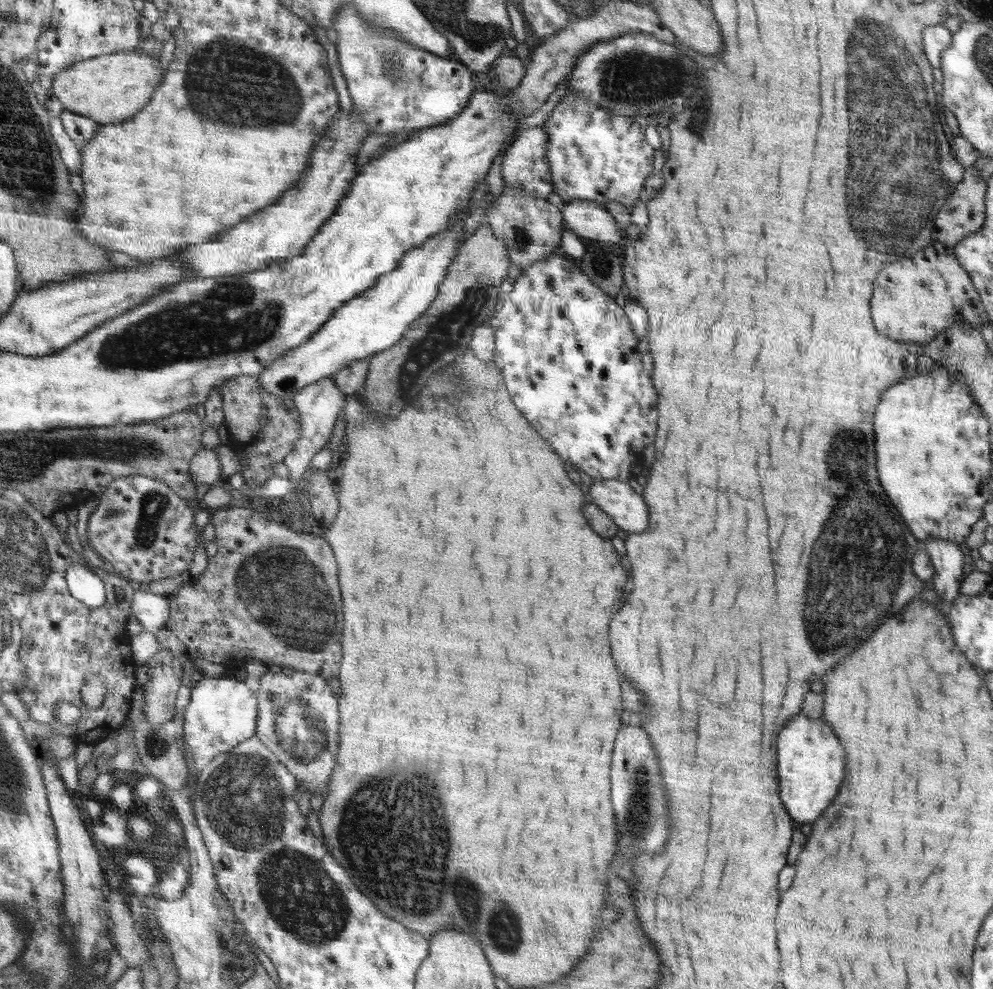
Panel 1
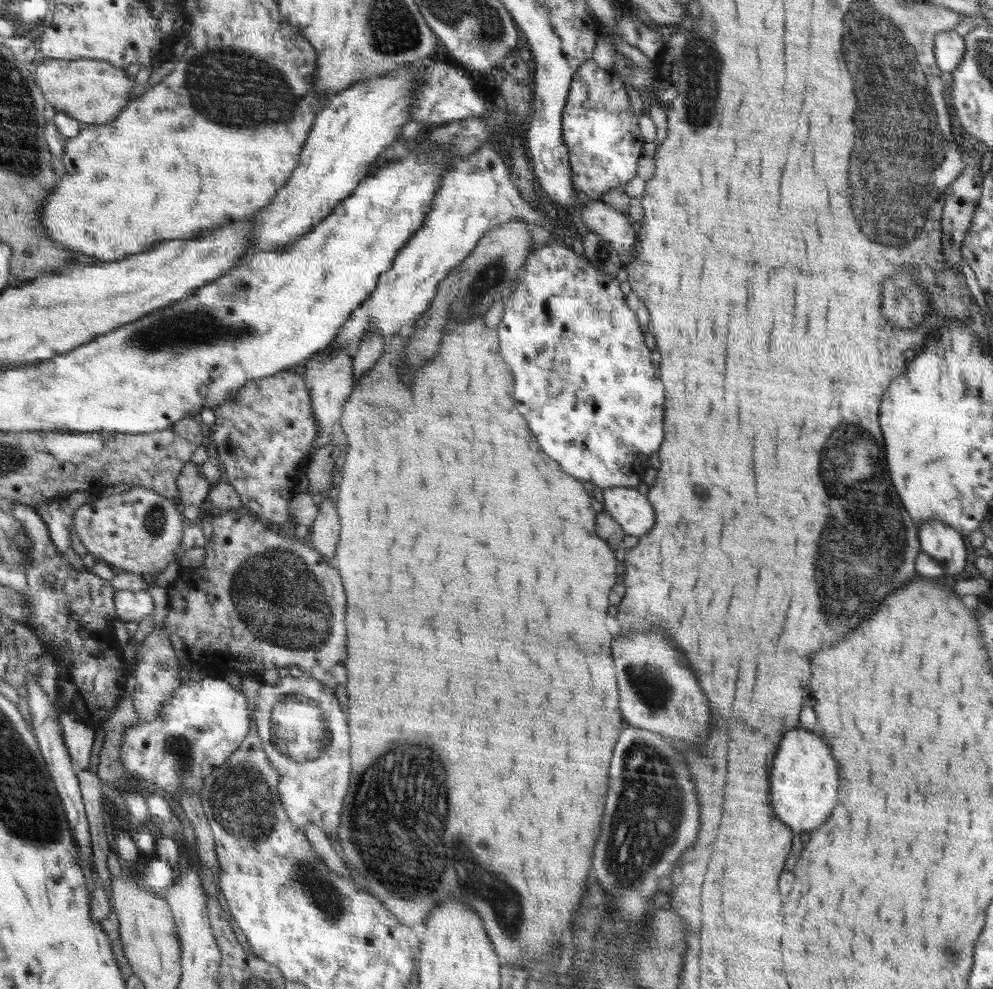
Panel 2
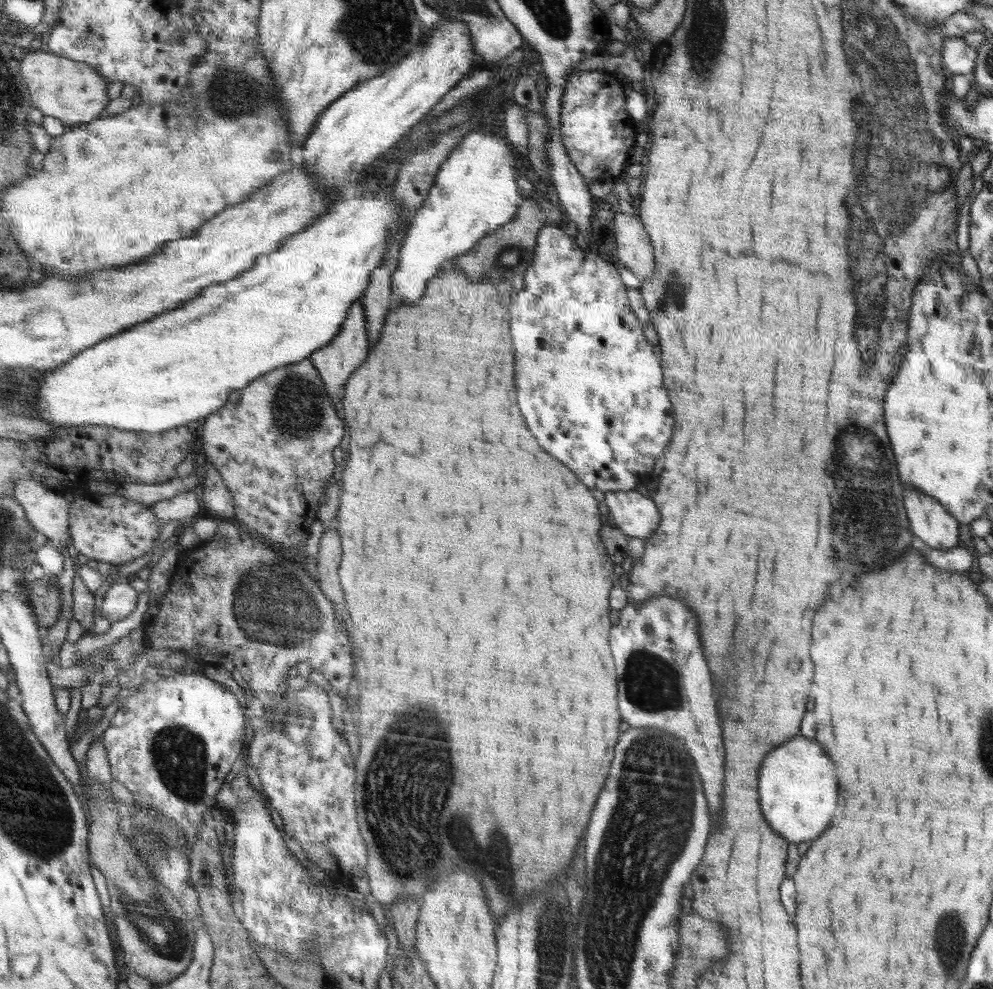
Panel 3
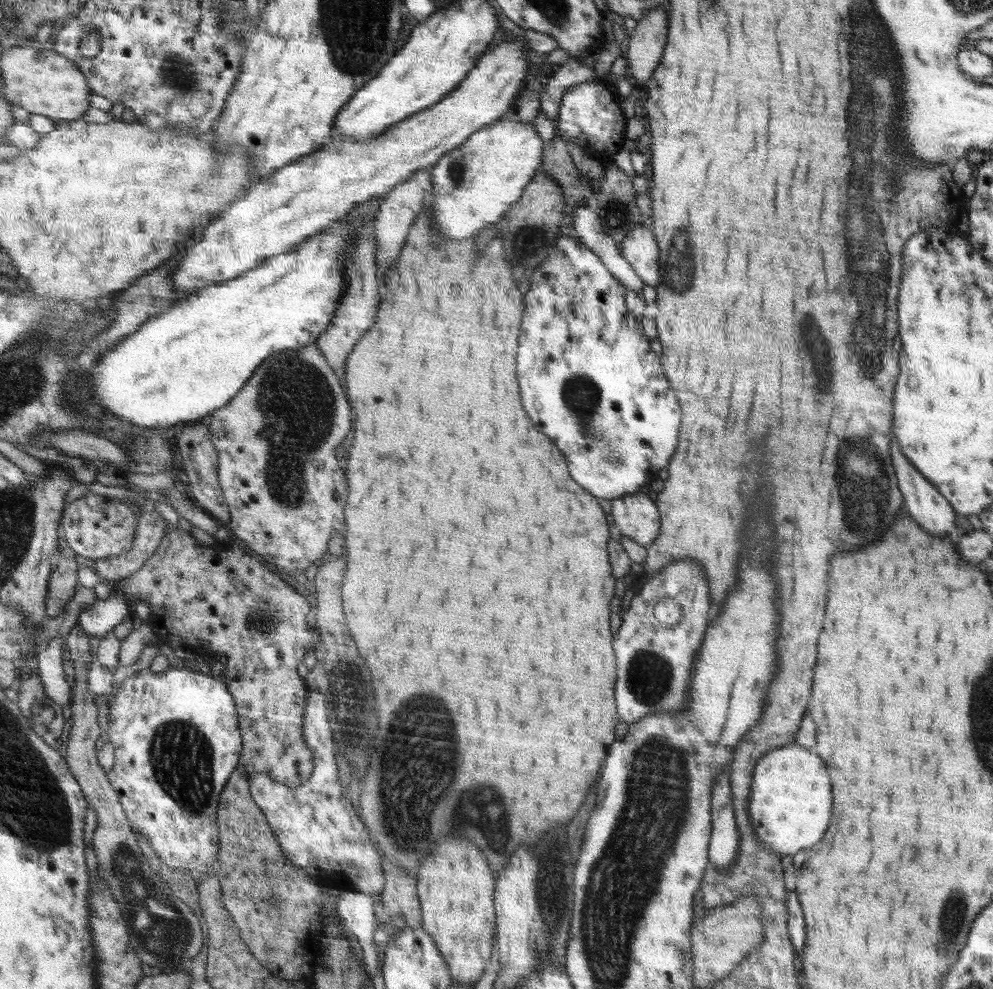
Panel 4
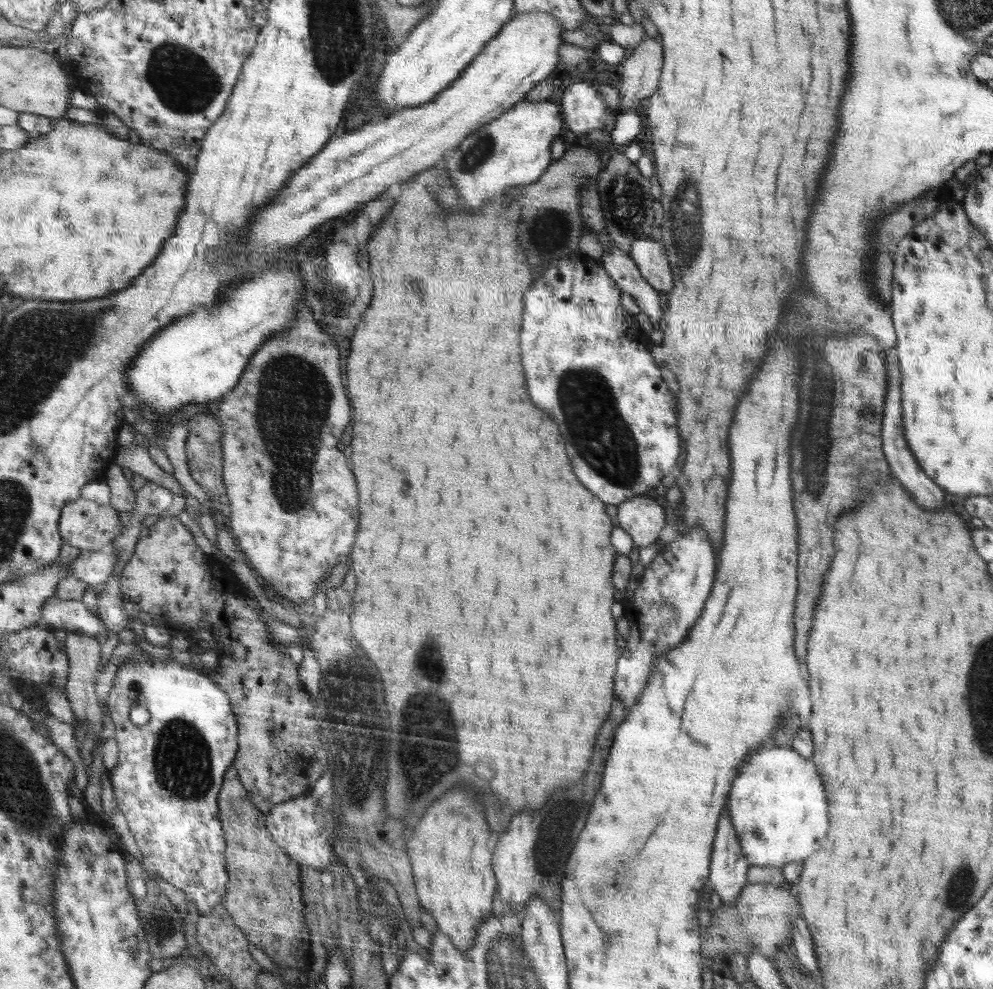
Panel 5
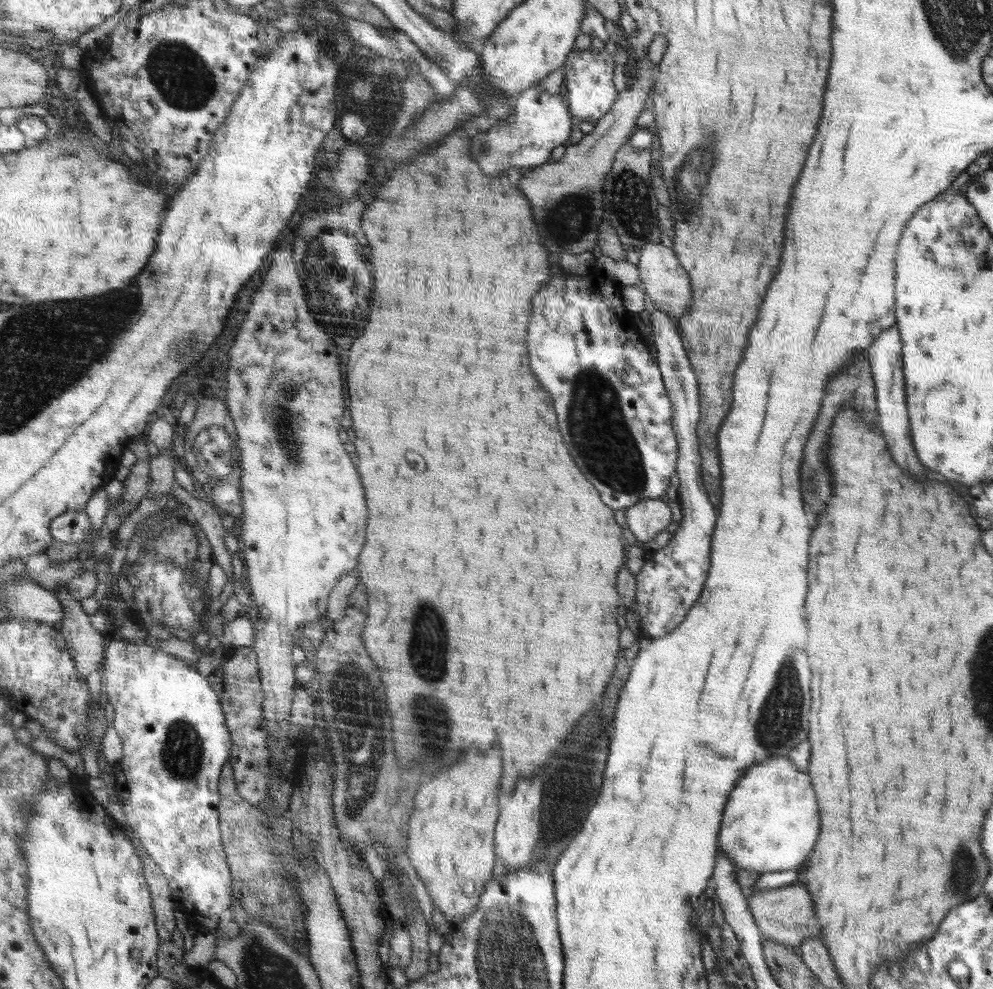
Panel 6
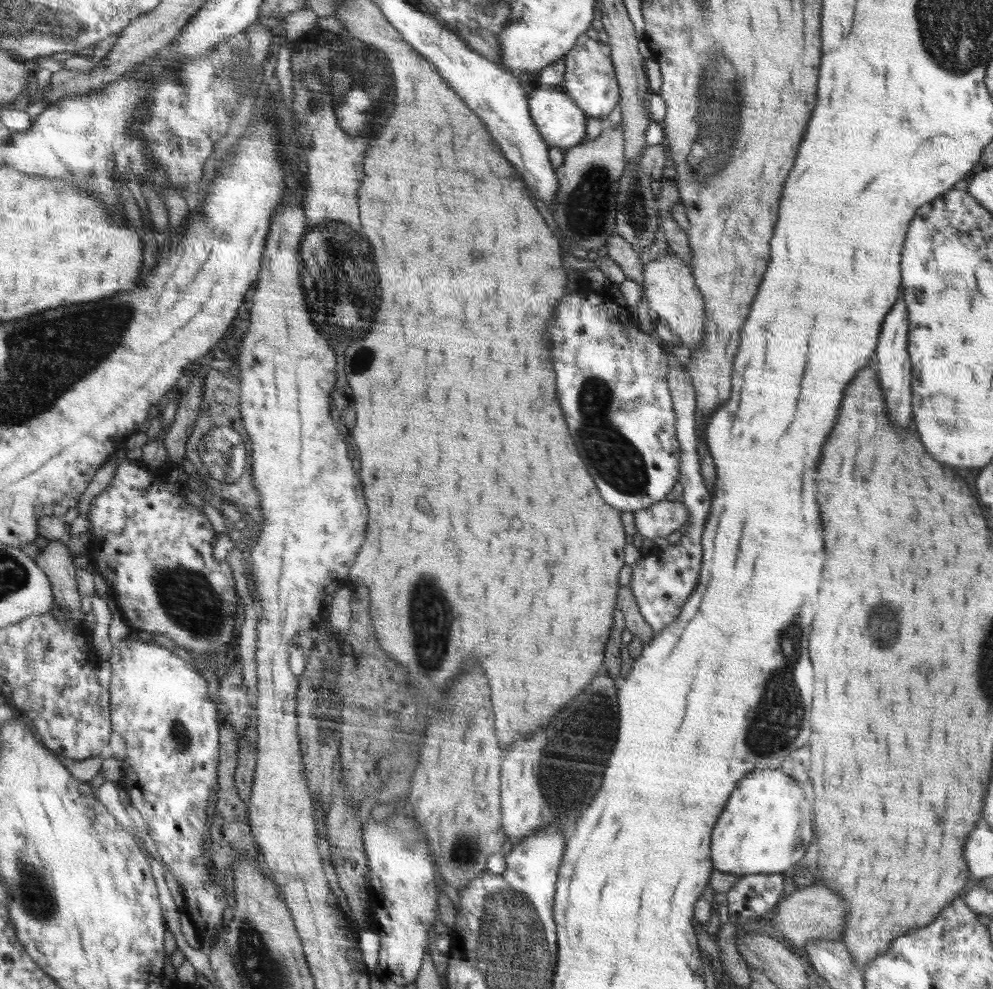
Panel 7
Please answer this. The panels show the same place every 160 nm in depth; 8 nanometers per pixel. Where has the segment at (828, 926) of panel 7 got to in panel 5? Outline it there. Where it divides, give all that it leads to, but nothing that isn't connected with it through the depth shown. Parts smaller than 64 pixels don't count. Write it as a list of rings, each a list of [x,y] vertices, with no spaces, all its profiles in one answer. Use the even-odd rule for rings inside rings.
[[[747,884],[735,904],[722,904],[712,913],[712,920],[702,935],[702,938],[706,938],[706,941],[702,941],[703,957],[707,960],[703,964],[712,966],[716,957],[729,959],[735,952],[747,958],[747,954],[754,949],[758,949],[767,958],[772,957],[791,942],[792,928],[799,914],[800,902],[789,886]]]

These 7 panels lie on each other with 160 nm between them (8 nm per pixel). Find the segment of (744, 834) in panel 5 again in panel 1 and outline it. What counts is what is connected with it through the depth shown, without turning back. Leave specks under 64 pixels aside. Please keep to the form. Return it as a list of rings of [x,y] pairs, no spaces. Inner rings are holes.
[[[798,716],[778,738],[778,770],[782,770],[782,802],[794,820],[810,824],[838,794],[844,778],[844,750],[824,720]]]

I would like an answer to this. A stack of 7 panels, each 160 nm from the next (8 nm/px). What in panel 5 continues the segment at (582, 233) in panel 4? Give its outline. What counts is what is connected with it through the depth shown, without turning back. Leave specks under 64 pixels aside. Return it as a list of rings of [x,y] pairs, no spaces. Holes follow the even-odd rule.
[[[612,244],[603,249],[601,265],[618,283],[621,289],[631,294],[638,308],[652,321],[653,328],[662,329],[661,318],[664,309],[660,306],[660,292],[642,278],[640,268],[633,258]]]

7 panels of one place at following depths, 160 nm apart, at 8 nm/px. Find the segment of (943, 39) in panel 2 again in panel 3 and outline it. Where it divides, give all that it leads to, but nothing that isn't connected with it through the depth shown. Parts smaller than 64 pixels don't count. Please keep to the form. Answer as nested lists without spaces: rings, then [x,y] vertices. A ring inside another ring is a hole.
[[[955,36],[947,39],[941,54],[946,68],[954,74],[971,76],[977,68],[977,50],[965,43],[964,38]]]

